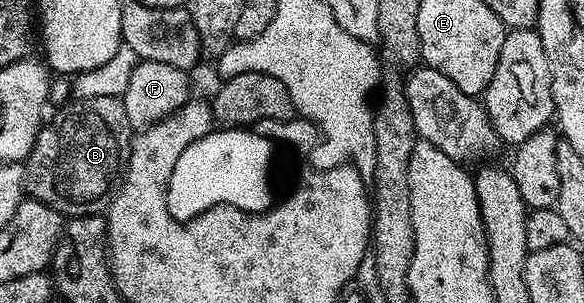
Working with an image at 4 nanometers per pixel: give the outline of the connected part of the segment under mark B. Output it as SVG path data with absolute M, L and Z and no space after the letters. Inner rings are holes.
M85 97L65 105L53 117L53 122L42 124L37 141L24 162L24 192L32 200L43 203L60 213L62 218L82 217L92 213L101 215L113 202L113 195L119 188L123 170L127 164L127 154L135 130L127 119L124 100L117 97Z

